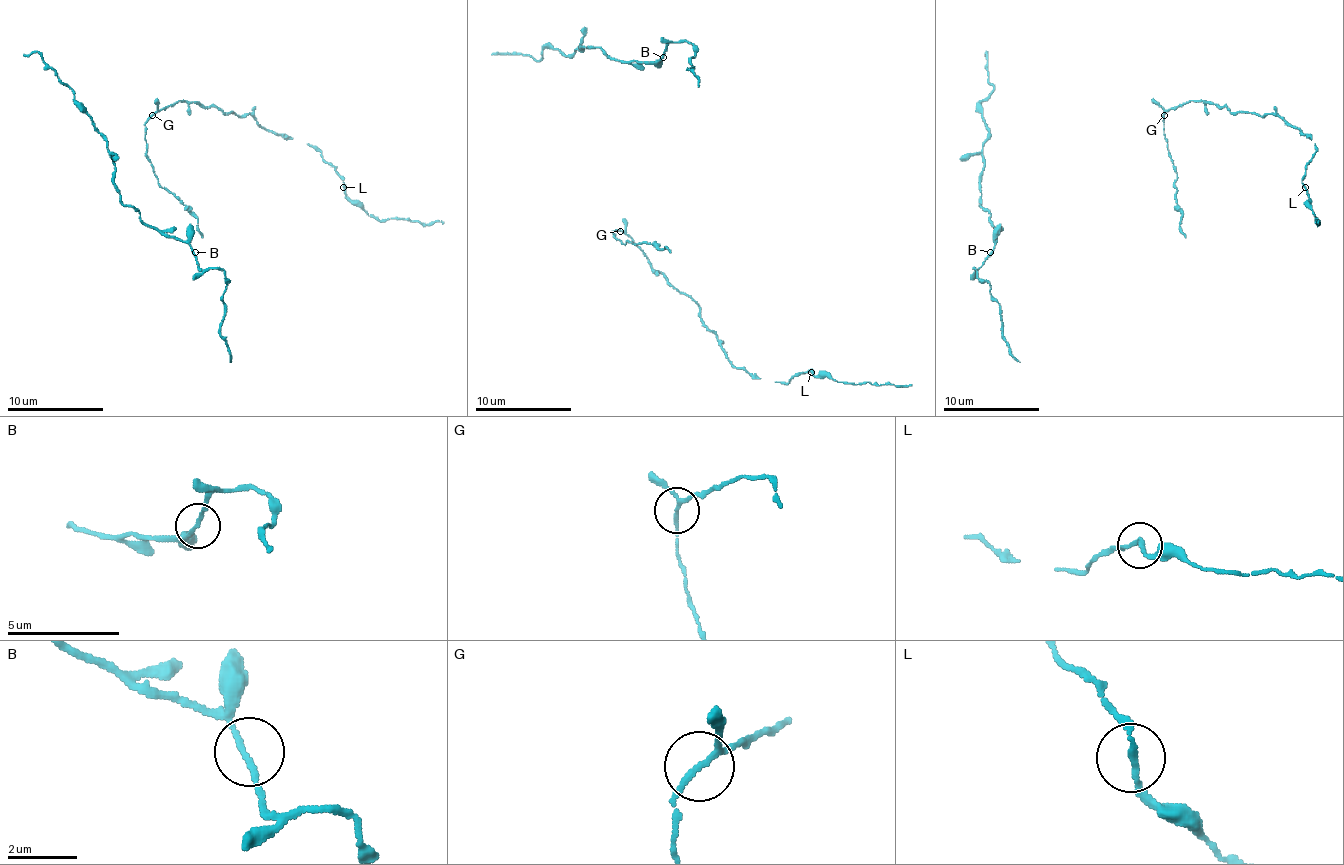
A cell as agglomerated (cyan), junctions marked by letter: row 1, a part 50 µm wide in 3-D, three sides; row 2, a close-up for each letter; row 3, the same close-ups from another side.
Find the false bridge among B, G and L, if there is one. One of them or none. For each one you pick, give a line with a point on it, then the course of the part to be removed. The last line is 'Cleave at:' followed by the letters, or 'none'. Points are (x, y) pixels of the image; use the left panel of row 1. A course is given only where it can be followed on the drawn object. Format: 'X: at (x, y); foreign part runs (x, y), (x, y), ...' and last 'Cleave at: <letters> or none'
G: at (152, 115); foreign part runs (151, 115), (144, 135), (151, 168), (156, 178), (197, 221), (202, 238)
Cleave at: G

